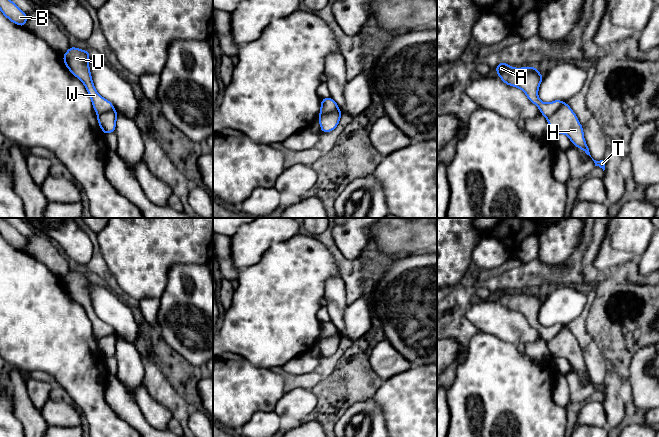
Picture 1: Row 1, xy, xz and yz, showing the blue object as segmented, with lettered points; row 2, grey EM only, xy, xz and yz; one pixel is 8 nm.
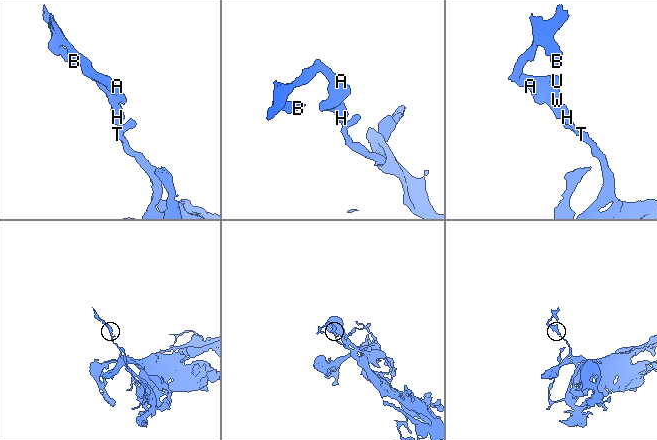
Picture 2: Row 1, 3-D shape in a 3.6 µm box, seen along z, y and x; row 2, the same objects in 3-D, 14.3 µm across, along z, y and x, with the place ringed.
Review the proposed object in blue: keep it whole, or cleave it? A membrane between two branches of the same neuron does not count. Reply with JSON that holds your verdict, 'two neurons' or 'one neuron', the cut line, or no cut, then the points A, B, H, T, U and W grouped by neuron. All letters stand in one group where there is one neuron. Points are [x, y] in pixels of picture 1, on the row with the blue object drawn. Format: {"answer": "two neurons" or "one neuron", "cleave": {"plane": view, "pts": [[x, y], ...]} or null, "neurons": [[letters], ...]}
{"answer": "two neurons", "cleave": {"plane": "xz", "pts": [[338, 108], [320, 114]]}, "neurons": [["A", "B", "U", "W"], ["H", "T"]]}

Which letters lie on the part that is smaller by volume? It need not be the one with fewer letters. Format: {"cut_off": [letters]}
{"cut_off": ["A", "B", "U", "W"]}

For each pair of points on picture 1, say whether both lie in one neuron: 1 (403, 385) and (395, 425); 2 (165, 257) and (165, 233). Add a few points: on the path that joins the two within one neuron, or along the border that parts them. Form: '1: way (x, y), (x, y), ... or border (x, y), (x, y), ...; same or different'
1: way (403, 395), (403, 415); same
2: way (165, 251), (165, 239); same

